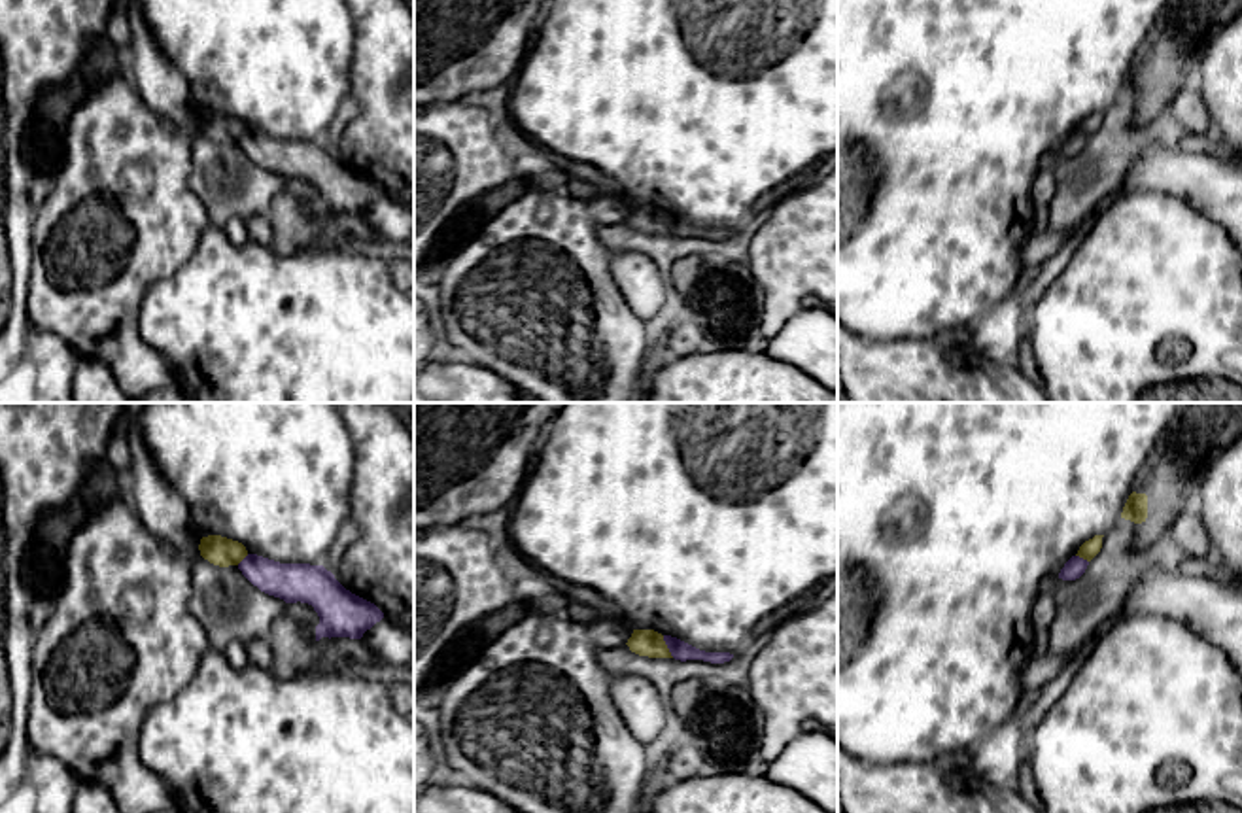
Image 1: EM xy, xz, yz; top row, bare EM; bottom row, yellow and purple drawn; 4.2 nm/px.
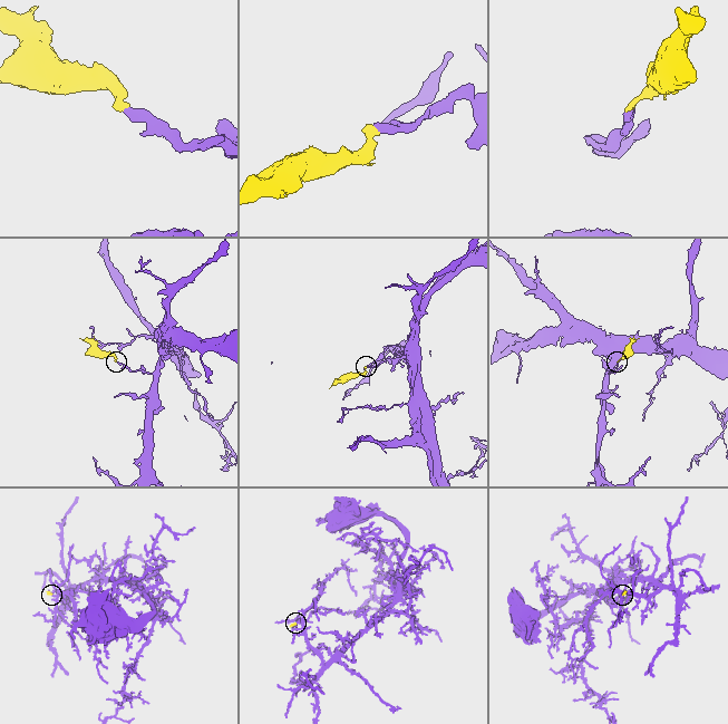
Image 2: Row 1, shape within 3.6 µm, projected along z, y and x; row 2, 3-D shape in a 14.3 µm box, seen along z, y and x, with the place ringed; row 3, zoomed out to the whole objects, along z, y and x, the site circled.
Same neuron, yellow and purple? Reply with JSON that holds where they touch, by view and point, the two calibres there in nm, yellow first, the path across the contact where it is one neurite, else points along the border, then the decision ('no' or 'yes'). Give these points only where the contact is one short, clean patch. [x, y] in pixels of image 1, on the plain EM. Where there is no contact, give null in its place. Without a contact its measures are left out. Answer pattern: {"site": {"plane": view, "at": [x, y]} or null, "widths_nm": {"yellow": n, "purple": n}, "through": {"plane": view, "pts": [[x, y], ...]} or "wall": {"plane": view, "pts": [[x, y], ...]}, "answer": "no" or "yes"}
{"site": {"plane": "xz", "at": [666, 224]}, "widths_nm": {"yellow": 120, "purple": 80}, "wall": {"plane": "xz", "pts": [[662, 212], [673, 233]]}, "answer": "no"}

